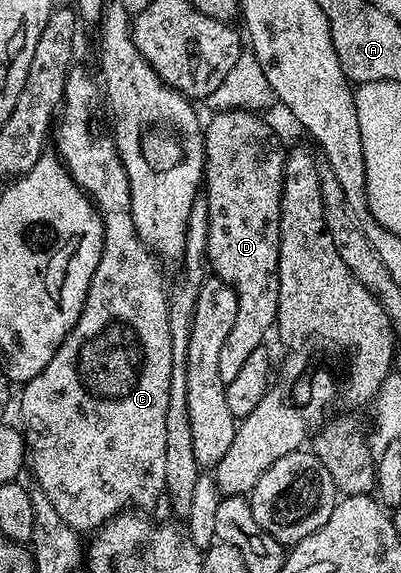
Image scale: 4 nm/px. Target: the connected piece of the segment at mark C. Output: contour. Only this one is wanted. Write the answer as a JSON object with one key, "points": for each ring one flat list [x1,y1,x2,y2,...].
{"points":[[80,64,73,65,71,76,68,78,67,92,64,94,64,104,62,107,62,117,58,122,58,133,54,142,60,145,58,149,59,157,62,159,73,178,84,187,84,193,92,199,100,216,104,220,104,255,100,258,100,263,94,276,92,284,88,289,88,300,84,305,84,311,80,314,79,321,71,333,64,338,63,344,58,348,58,352,46,364,38,376,34,376,29,382,23,383,20,394,20,414,24,417,23,429,26,431,26,442,30,447,30,470,36,477,35,485,54,504,54,509,58,511,58,516,70,524,78,532,95,532,103,527,105,522,112,521,117,514,127,511,128,506,133,502,133,507,151,508,160,494,165,493,164,481,166,480,166,408,170,404,170,368,172,367,172,345,170,344,170,320,168,319,168,295,166,282,164,286,164,274,160,271,161,263,157,255,145,246,144,241,136,231,136,225,132,219,132,196,130,194,130,184,128,176,124,171,124,161,120,158,120,152,115,141,104,134,95,134,92,131,92,117,96,114,96,105,102,102,102,90,96,87,96,82,80,67]]}

